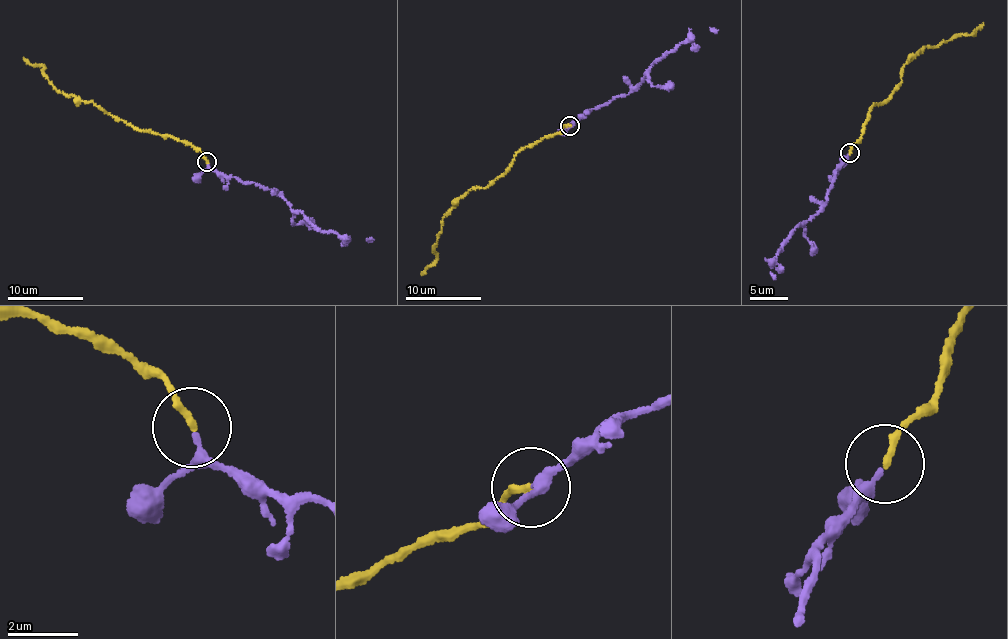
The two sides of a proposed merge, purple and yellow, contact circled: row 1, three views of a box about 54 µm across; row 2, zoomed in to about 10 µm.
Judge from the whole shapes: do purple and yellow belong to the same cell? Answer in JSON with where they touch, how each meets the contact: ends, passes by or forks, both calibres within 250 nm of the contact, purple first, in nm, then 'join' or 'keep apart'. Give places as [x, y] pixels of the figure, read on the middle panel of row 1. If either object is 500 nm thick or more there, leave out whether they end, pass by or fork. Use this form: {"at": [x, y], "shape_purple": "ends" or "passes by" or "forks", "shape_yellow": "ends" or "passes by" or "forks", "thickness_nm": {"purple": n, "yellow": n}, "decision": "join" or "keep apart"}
{"at": [569, 125], "shape_purple": "passes by", "shape_yellow": "ends", "thickness_nm": {"purple": 200, "yellow": 190}, "decision": "join"}

